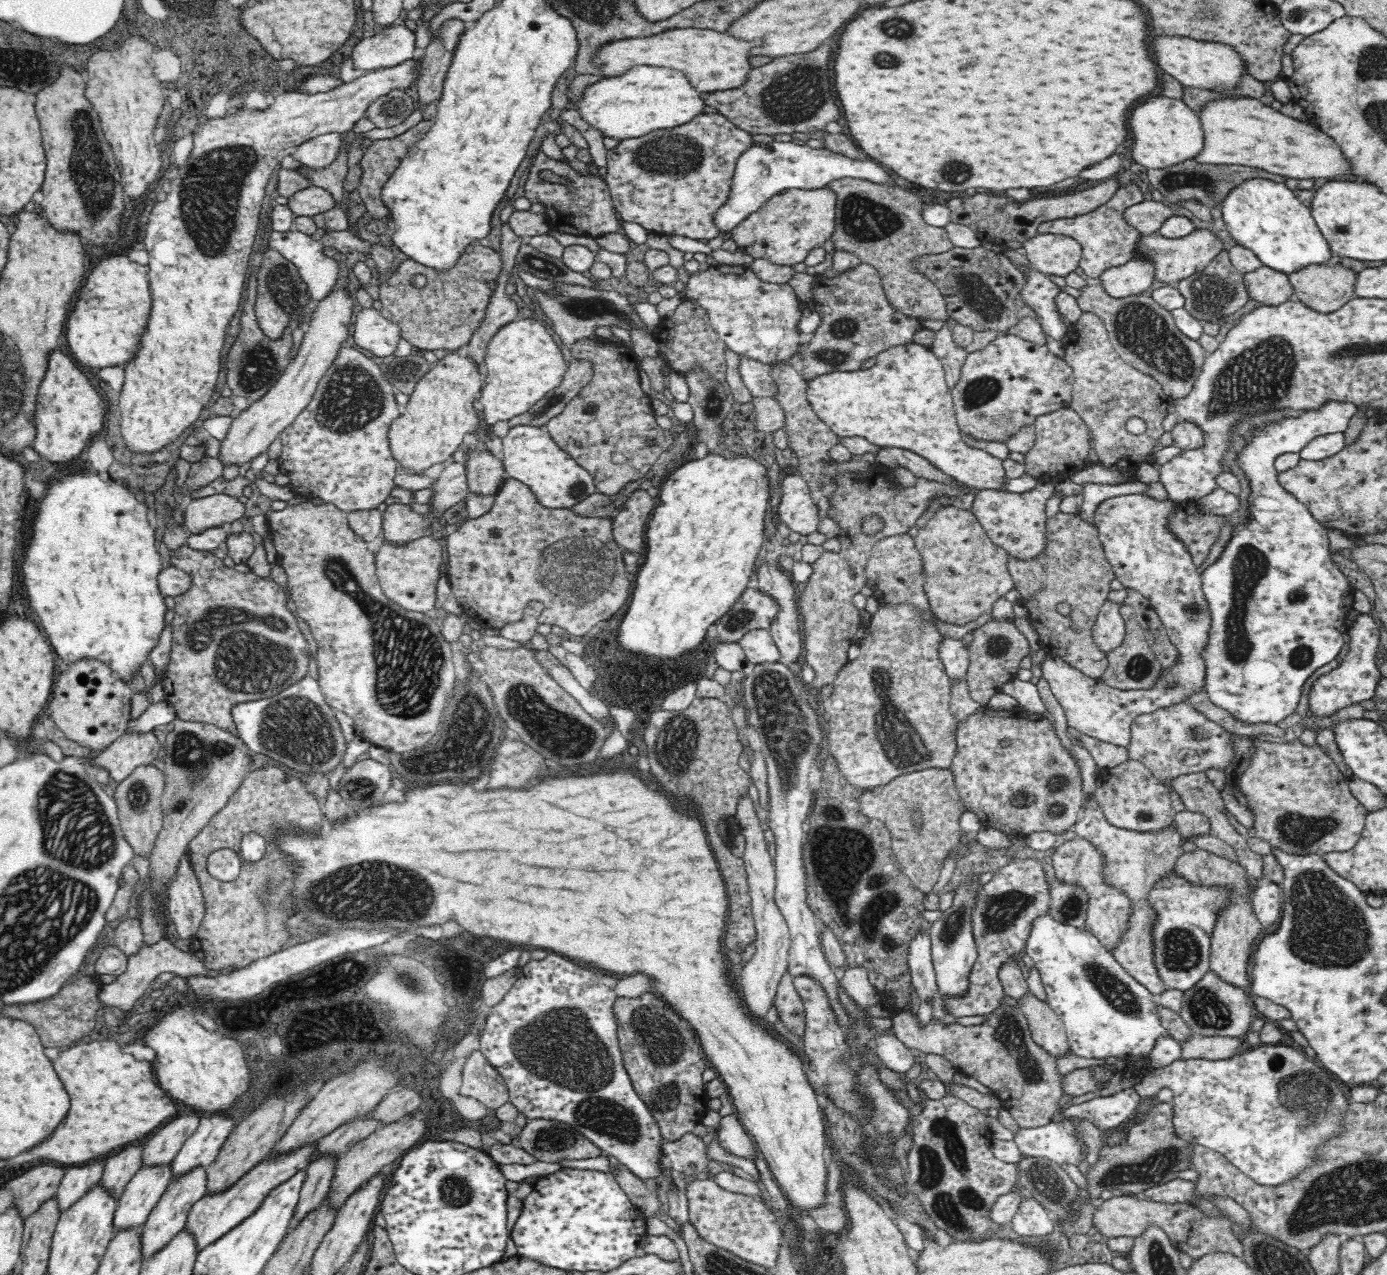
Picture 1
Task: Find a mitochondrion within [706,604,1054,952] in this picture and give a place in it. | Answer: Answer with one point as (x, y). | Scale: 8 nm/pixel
(784, 729)

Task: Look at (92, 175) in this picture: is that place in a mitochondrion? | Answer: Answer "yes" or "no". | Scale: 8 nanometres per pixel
yes

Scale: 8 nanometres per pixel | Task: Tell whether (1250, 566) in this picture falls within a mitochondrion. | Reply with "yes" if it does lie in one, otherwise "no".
yes

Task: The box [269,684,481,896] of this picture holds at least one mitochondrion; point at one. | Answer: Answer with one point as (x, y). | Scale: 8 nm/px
(360, 784)

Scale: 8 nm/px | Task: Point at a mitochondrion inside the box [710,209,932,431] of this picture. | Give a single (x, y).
(843, 330)

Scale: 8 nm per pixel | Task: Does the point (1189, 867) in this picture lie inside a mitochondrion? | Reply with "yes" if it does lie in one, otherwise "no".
no

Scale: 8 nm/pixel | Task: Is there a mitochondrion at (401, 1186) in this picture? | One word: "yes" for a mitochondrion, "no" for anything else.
no

